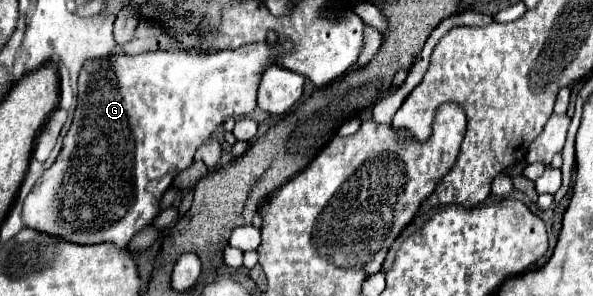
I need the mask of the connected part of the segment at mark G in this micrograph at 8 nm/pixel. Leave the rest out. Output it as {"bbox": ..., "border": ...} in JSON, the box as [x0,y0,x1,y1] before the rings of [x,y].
{"bbox":[22,42,292,248],"border":[[[290,42],[276,44],[274,48],[270,48],[268,44],[246,44],[242,48],[222,50],[218,54],[192,54],[192,52],[168,52],[168,50],[160,50],[160,52],[144,52],[144,54],[138,54],[138,56],[110,54],[106,58],[88,60],[82,66],[82,72],[80,72],[78,104],[76,104],[72,126],[70,126],[68,134],[64,136],[62,150],[60,150],[56,162],[38,178],[38,182],[34,184],[34,188],[30,190],[30,194],[24,200],[24,206],[22,206],[22,222],[24,222],[24,226],[32,228],[36,232],[58,236],[58,238],[62,238],[66,242],[74,242],[74,244],[102,244],[102,242],[110,242],[116,248],[126,248],[128,242],[132,240],[132,236],[136,232],[140,232],[142,228],[146,228],[148,224],[152,224],[152,218],[156,218],[160,214],[160,201],[163,194],[171,187],[174,176],[180,170],[184,170],[184,168],[188,168],[192,164],[196,148],[210,134],[214,134],[214,130],[226,118],[230,118],[230,116],[242,118],[242,116],[248,116],[256,108],[256,90],[258,90],[258,80],[260,80],[260,72],[264,68],[264,64],[268,60],[274,62],[276,56],[280,52],[286,52],[286,50],[292,50]]]}

